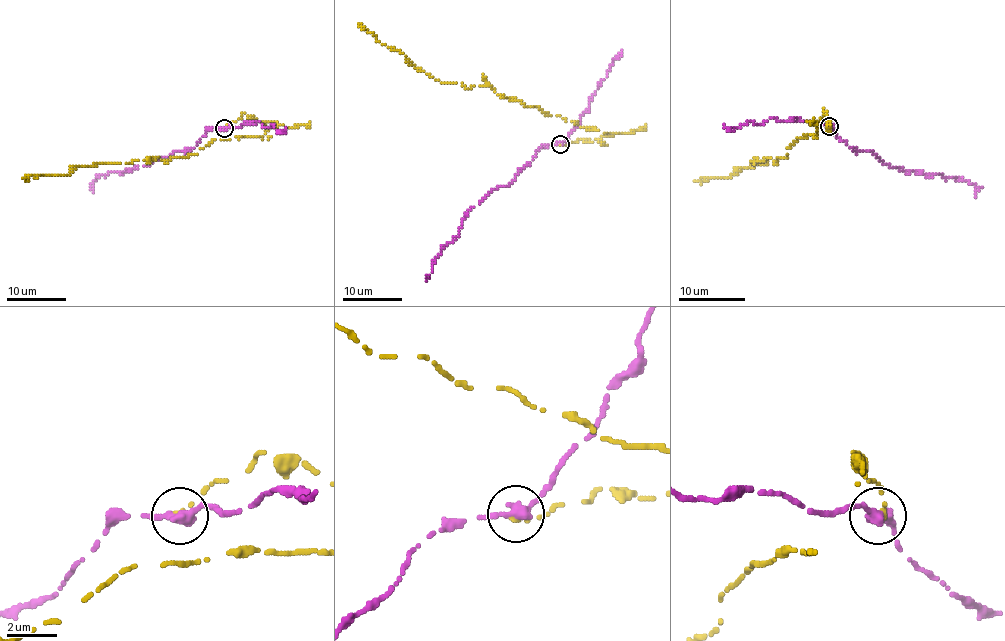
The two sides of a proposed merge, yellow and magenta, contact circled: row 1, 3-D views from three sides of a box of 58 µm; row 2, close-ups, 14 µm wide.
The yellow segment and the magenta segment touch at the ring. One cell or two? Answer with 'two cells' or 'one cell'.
two cells

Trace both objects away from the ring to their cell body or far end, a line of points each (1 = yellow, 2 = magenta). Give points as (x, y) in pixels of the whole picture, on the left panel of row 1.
1: (224, 128), (243, 113), (261, 121), (270, 135), (212, 140), (184, 158), (81, 165), (63, 175), (23, 178)
2: (224, 128), (211, 128), (195, 147), (125, 170), (124, 174), (112, 171), (98, 177), (92, 192)

